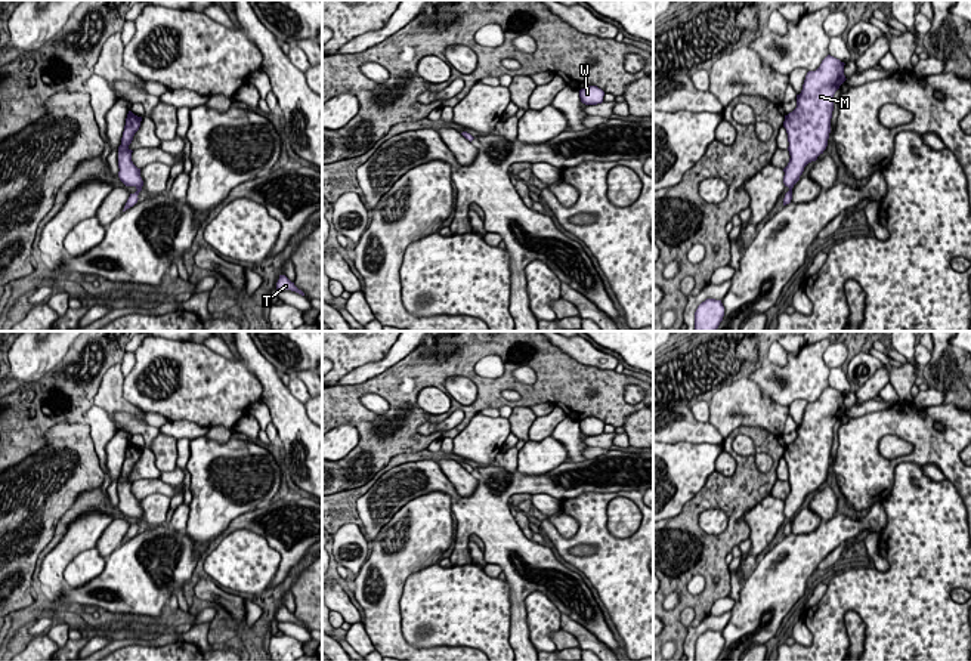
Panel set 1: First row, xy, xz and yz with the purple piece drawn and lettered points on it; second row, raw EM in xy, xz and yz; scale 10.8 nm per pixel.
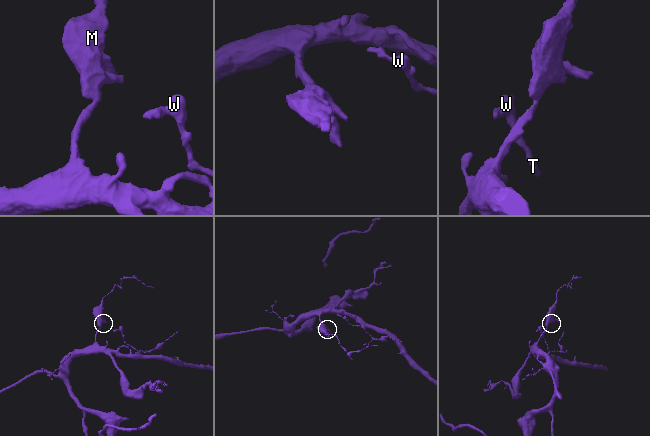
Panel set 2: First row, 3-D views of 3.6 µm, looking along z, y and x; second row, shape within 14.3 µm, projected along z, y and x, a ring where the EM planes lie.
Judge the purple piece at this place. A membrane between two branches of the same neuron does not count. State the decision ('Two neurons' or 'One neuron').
One neuron

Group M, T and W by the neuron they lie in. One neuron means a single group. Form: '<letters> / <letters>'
M T W

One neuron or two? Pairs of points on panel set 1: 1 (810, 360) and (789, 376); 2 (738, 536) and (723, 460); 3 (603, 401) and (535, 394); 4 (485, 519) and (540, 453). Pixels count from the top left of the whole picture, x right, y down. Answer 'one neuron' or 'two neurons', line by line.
1: one neuron
2: two neurons
3: one neuron
4: two neurons

